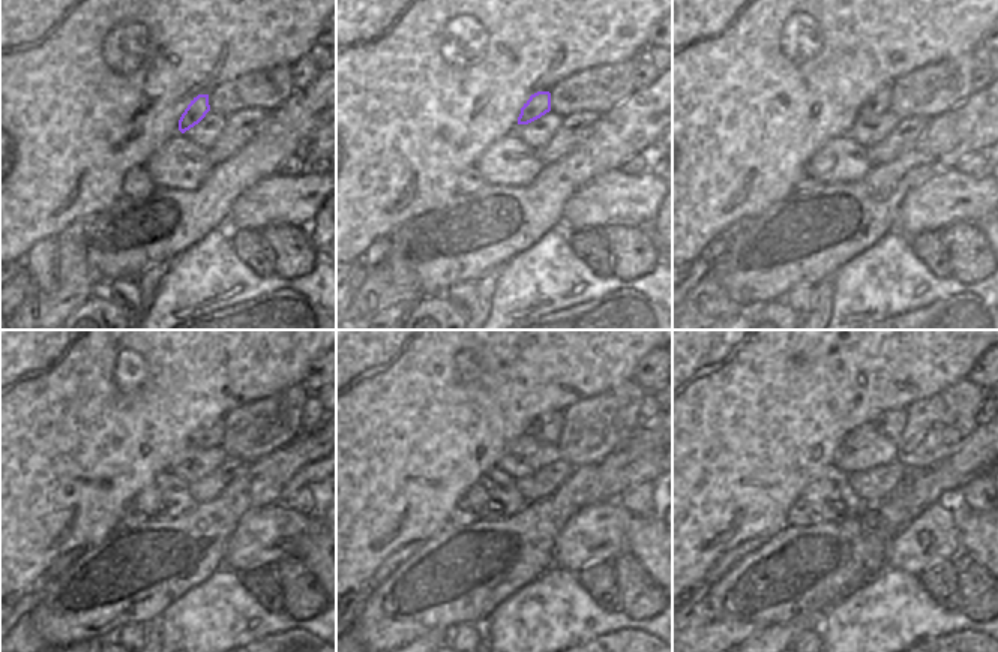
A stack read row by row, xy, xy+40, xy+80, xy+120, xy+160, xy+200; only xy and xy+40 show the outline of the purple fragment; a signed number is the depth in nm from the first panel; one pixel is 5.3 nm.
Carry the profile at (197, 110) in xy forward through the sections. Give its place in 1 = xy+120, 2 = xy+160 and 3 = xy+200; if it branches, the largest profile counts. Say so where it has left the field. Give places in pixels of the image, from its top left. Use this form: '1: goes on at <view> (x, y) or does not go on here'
1: goes on at xy+120 (209, 435)
2: goes on at xy+160 (547, 429)
3: goes on at xy+200 (892, 423)

